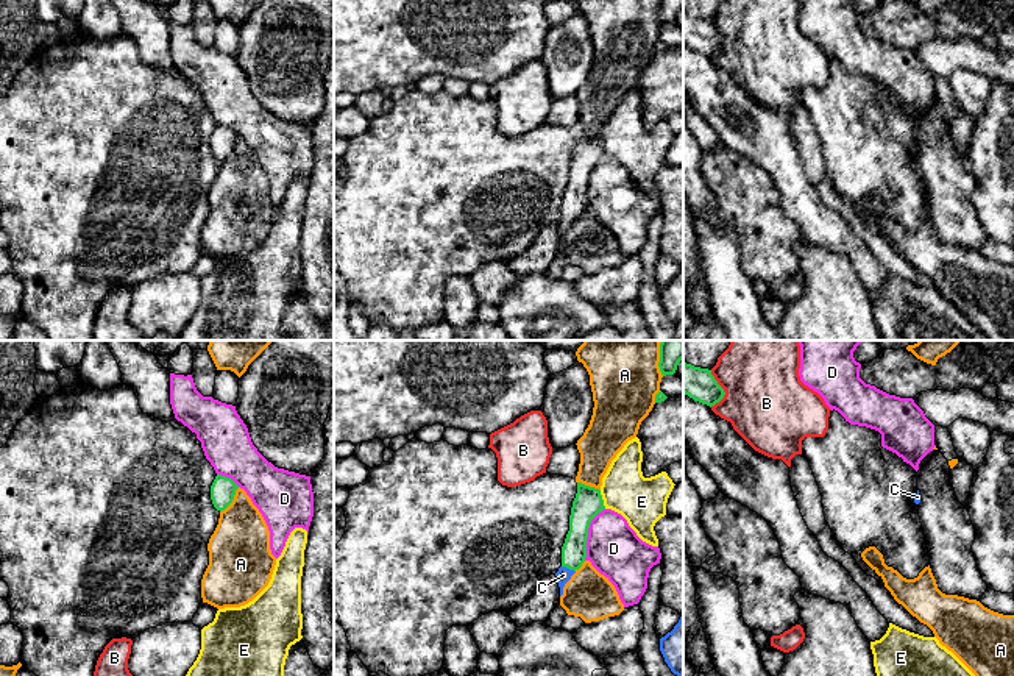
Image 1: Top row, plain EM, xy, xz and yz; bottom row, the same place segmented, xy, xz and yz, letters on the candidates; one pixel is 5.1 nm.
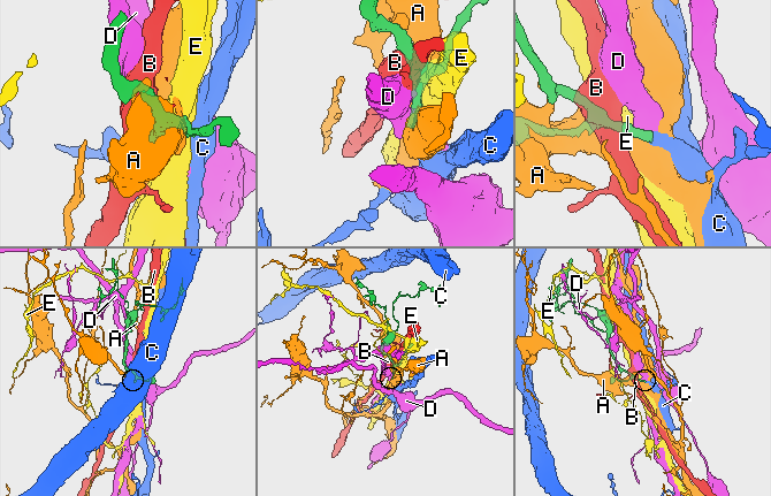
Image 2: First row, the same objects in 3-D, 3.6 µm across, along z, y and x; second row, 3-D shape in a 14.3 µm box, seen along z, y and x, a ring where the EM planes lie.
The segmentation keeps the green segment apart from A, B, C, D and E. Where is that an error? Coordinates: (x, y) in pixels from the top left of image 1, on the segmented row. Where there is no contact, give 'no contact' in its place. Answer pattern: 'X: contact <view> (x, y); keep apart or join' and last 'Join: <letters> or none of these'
A: contact xy (233, 498); keep apart
B: contact yz (723, 389); keep apart
C: contact xz (568, 567); join
D: contact xz (587, 534); keep apart
E: contact xz (602, 500); keep apart
Join: C

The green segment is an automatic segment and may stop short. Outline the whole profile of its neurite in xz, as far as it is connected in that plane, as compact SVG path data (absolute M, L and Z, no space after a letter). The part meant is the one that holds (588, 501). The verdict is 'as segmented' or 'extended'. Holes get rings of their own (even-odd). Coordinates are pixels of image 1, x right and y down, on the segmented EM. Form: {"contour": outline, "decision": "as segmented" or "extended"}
{"contour": "M577 482L577 493L569 515L569 531L562 546L562 567L555 573L560 596L565 584L585 562L590 523L604 509L601 490Z", "decision": "extended"}

